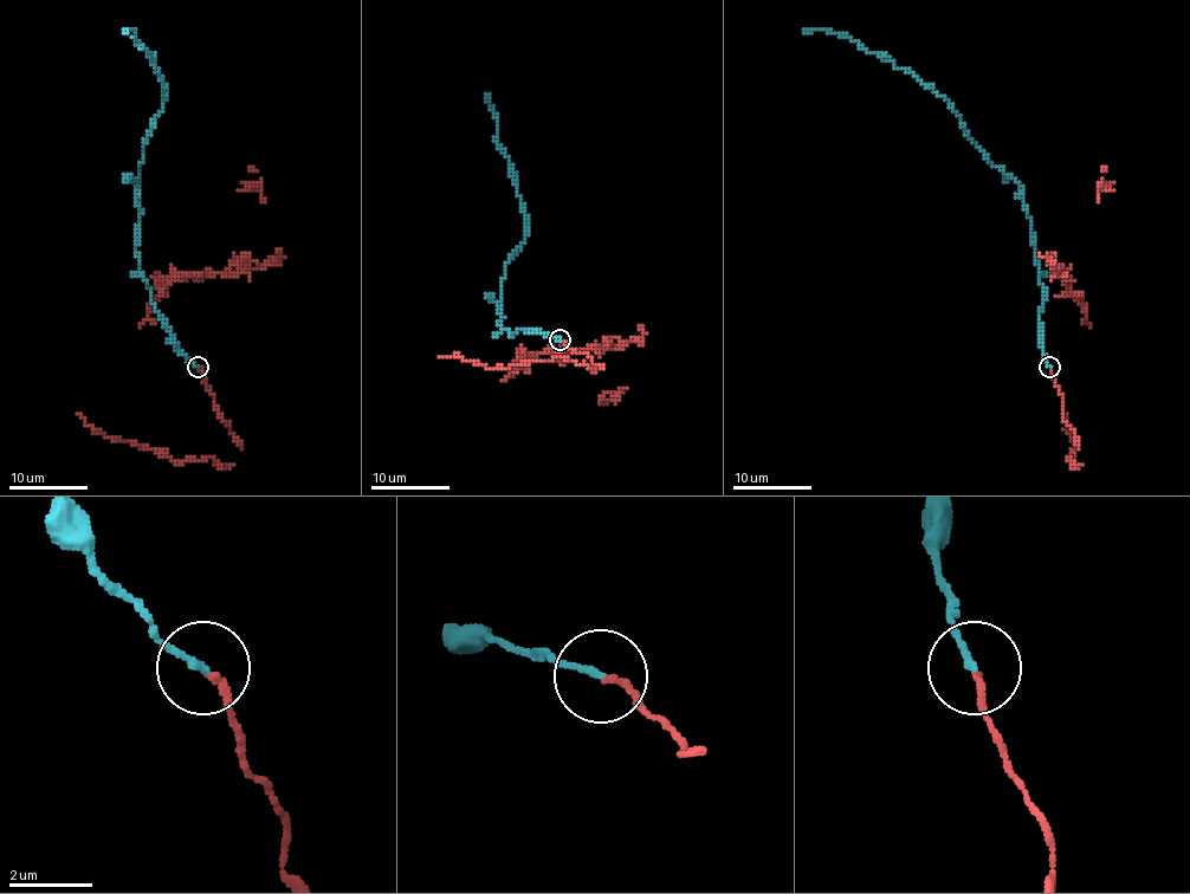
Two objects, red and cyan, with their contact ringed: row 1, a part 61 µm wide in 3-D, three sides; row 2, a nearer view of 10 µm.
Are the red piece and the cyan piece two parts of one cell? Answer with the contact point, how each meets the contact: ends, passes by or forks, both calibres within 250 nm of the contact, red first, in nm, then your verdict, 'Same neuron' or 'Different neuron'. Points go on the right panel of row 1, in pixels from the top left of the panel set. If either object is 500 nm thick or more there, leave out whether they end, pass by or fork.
Place: (1049, 367). At the ring red ends. At the ring cyan ends. Thickness 170 nm (red) against 180 nm. Same neuron

